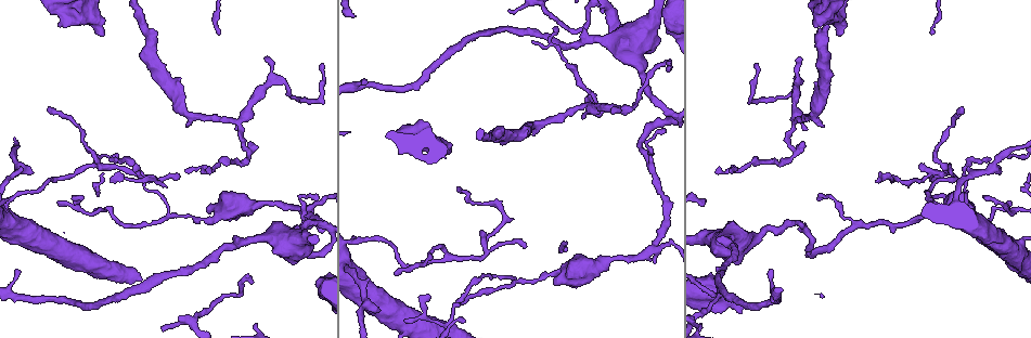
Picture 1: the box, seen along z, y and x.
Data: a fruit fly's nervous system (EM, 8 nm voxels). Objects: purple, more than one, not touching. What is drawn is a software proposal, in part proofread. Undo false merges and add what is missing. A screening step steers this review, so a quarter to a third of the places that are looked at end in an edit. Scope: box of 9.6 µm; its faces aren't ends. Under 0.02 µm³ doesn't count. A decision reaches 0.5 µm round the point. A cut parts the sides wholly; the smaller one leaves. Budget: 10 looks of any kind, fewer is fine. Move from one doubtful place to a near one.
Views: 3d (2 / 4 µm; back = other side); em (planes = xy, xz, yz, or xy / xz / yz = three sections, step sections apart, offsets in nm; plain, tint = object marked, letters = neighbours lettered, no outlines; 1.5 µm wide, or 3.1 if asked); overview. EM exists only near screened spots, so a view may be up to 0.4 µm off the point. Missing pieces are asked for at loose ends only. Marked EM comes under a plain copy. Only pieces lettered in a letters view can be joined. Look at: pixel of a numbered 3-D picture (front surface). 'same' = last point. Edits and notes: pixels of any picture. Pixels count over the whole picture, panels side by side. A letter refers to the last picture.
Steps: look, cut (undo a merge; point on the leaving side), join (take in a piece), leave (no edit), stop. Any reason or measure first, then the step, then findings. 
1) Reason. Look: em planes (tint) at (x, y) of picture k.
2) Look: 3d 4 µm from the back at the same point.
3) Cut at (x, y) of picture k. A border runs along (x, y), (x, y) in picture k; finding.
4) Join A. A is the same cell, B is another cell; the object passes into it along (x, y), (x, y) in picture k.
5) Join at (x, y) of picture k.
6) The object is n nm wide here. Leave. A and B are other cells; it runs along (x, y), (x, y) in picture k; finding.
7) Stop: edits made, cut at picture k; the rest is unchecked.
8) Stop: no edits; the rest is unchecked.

Tapers out. Look: em planes (letters) at (207, 170) of picture 1.

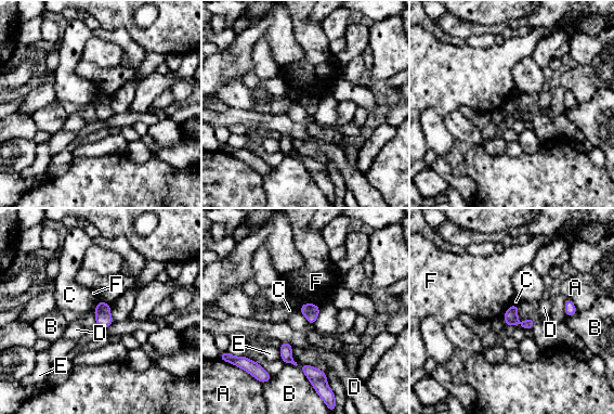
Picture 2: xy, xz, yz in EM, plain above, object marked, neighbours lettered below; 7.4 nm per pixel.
The object is 100 nm wide here; the longest contact is with B, 280 nm. Leave. A, B, C, D, E and F are other cells; none of them fits.

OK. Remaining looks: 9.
Thick end. Look: em planes (letters) at (841, 35) of picture 1.

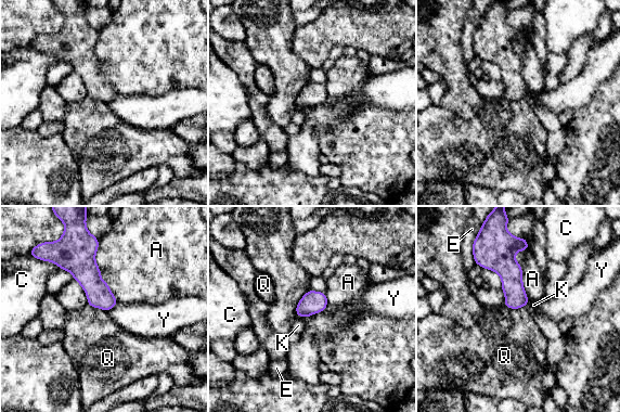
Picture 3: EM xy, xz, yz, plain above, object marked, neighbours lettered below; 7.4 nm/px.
The longest contact is with A, 500 nm. Leave. A, C, E, K, Q and Y are other cells; a border runs along (327, 307), (311, 313), (306, 319) in picture 3; no lettered piece goes on from it.

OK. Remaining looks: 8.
Calibre changes. Look: em planes (letters) at (355, 241) of picture 1.

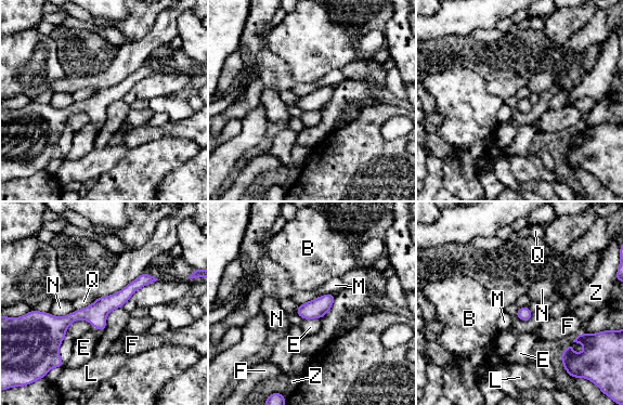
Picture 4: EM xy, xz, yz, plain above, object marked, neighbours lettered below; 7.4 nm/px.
The object is 40 nm wide here. Leave. B, E, F, L, M, N, Q and Z are other cells; all the same cell.

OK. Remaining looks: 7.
Sharp bend. Look: 3d 2 µm at (451, 317) of picture 1.

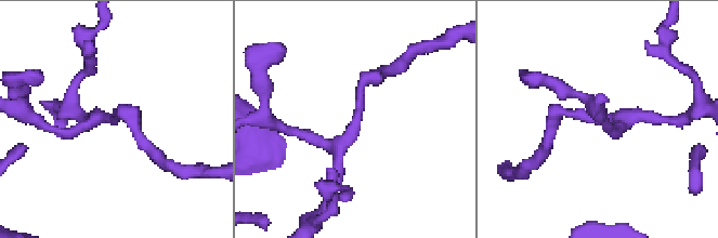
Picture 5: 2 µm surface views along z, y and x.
Look: em yz step 8 (letters) at (356, 122) of picture 5.

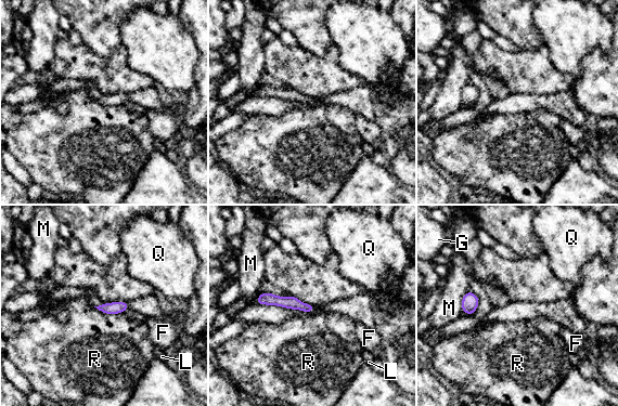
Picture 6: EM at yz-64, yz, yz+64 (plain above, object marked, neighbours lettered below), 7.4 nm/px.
Another direction. Look: em planes (letters) at the same point.

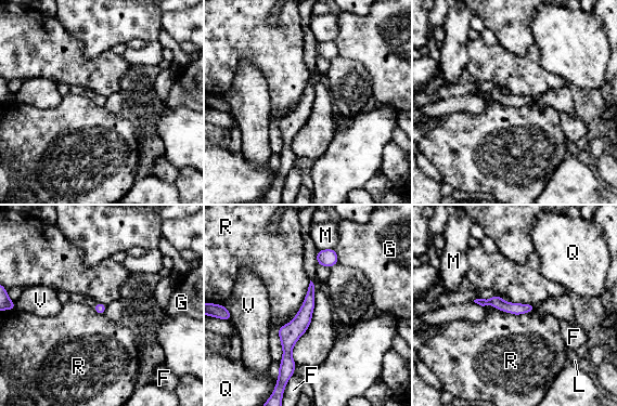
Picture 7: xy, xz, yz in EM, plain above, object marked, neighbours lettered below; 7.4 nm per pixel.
The object is 80 nm wide here. Leave. F, G, L, M, Q, R and V are other cells; continuous, no second cell.

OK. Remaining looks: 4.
Stop: no edits; the rest is unchecked.

